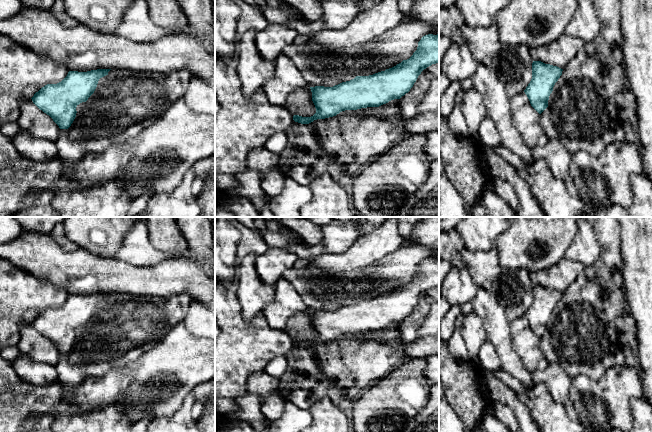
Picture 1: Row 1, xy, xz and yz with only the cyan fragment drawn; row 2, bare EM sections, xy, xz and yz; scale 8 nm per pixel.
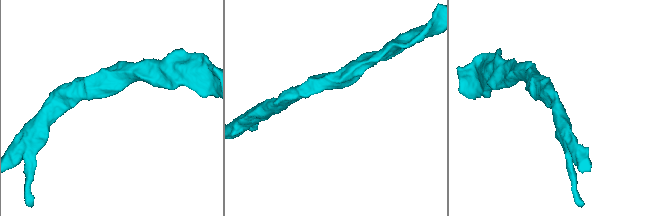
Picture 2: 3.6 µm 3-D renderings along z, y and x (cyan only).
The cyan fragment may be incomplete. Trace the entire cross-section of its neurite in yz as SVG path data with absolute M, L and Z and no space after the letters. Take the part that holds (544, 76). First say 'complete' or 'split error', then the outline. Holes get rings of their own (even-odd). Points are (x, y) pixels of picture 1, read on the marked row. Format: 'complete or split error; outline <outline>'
complete; outline M541 61L532 63L532 79L526 89L531 106L541 114L548 107L549 96L563 69Z

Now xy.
complete; outline M110 70L69 71L61 82L45 85L31 99L60 129L68 129L76 117L76 107L88 100L99 79L108 75Z

